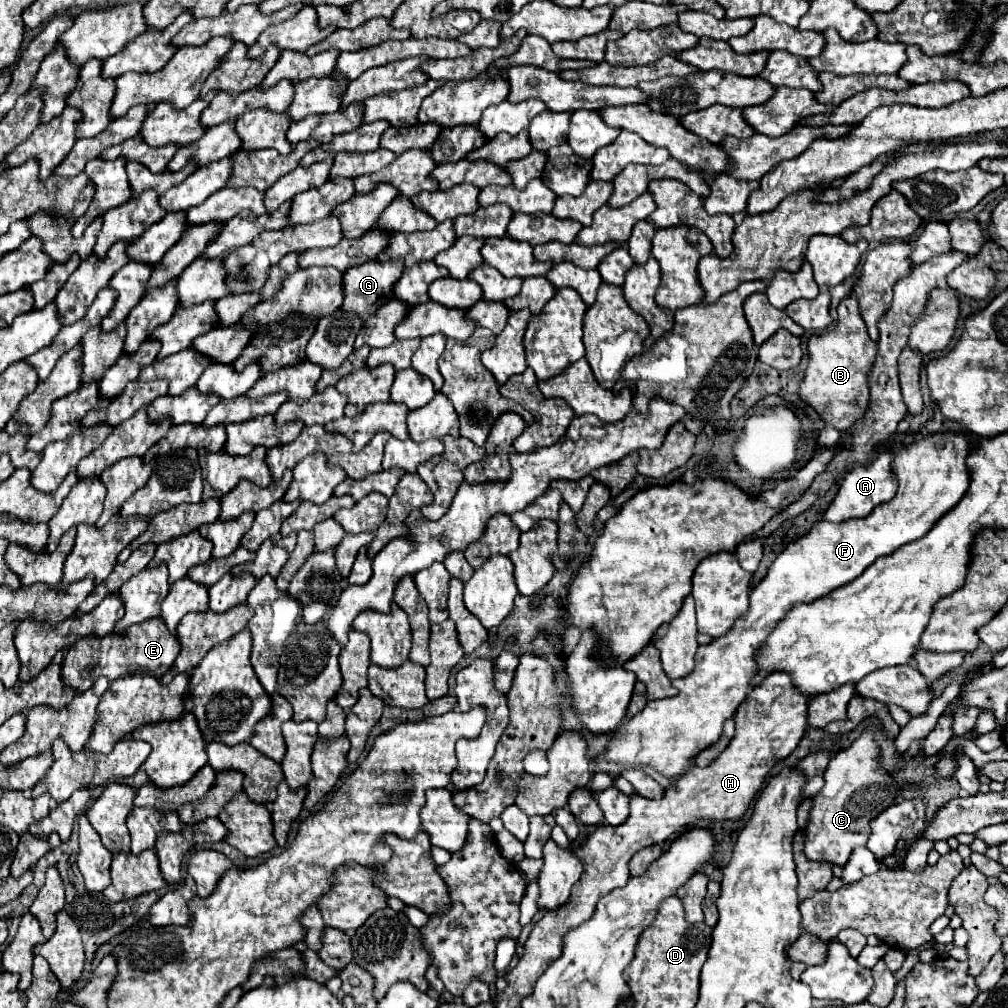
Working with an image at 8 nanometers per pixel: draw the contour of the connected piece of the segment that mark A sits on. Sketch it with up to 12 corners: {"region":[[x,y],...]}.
{"region":[[893,455],[845,475],[823,519],[865,517],[897,493]]}

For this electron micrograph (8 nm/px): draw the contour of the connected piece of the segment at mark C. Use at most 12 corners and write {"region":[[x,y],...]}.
{"region":[[877,727],[835,753],[805,827],[809,861],[841,865],[895,804]]}

